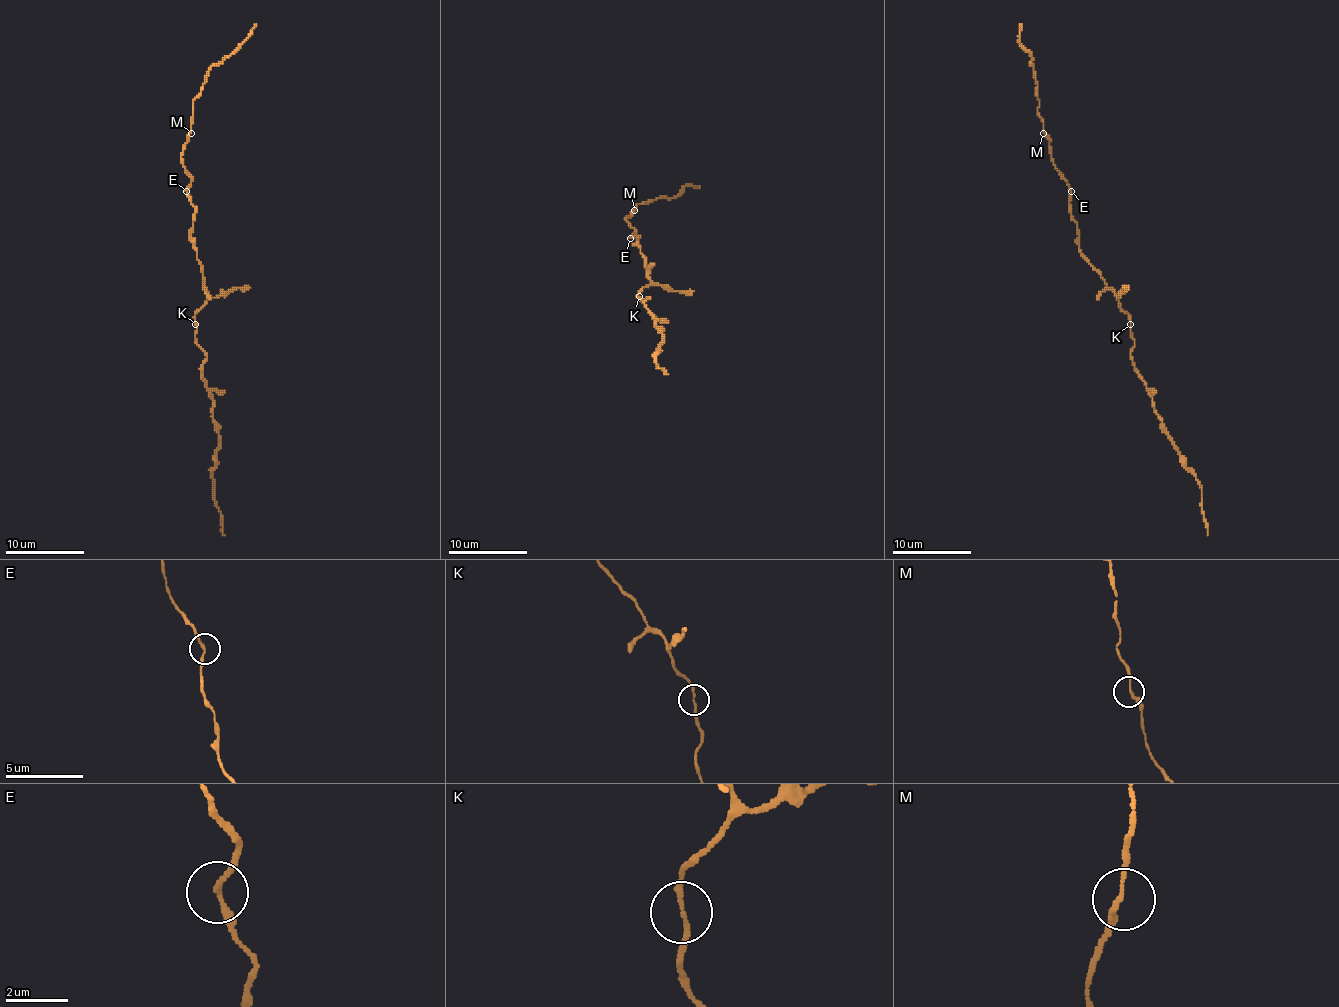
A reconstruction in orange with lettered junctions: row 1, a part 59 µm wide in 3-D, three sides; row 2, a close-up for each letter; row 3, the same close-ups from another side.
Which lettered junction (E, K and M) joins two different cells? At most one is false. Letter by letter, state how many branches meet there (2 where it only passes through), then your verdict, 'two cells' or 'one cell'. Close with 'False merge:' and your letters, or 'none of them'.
E: branches 2; one cell
K: branches 2; one cell
M: branches 2; one cell
False merge: none of them

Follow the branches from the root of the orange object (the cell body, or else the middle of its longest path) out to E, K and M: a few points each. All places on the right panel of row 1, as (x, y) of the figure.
E: (1101, 276), (1079, 248), (1079, 230), (1069, 202), (1071, 190)
K: (1101, 276), (1128, 315), (1130, 323)
M: (1101, 276), (1079, 248), (1079, 230), (1069, 202), (1071, 188), (1053, 163), (1049, 139), (1043, 133)

